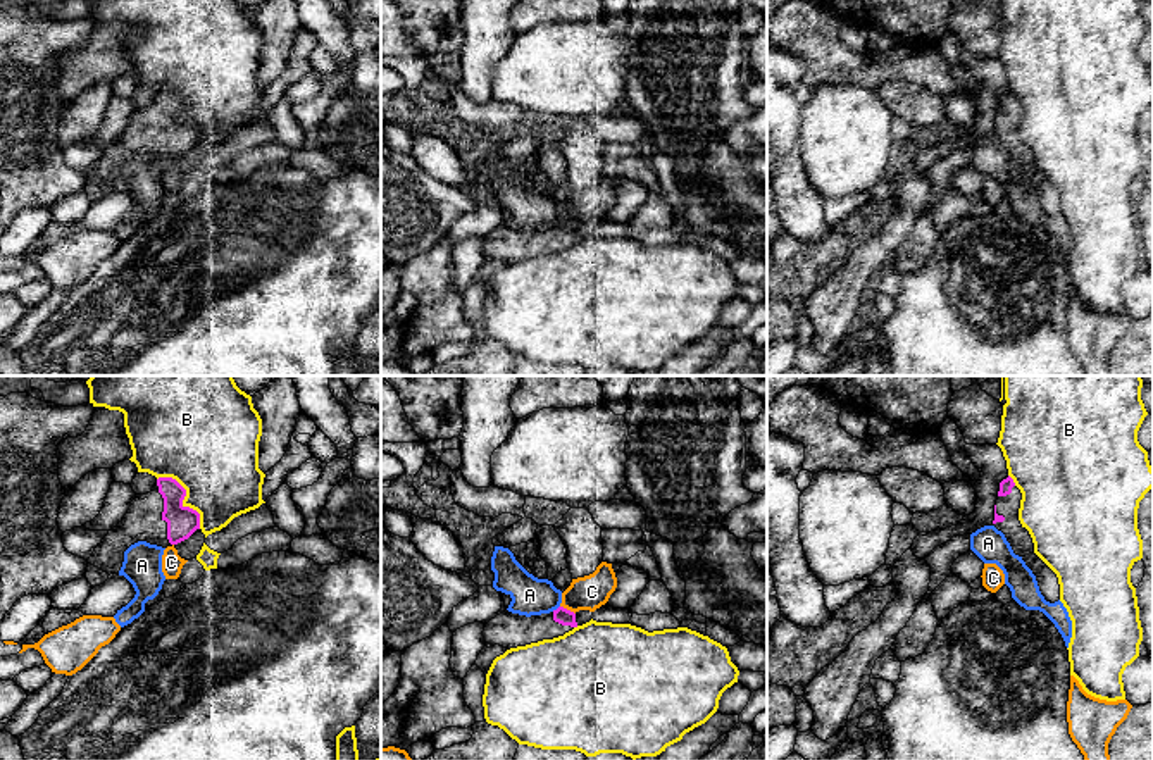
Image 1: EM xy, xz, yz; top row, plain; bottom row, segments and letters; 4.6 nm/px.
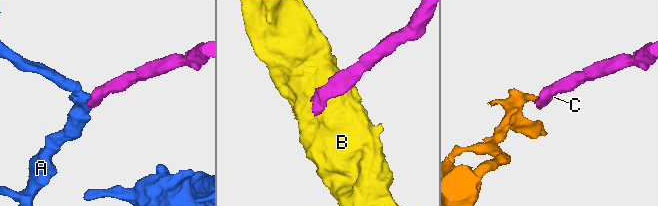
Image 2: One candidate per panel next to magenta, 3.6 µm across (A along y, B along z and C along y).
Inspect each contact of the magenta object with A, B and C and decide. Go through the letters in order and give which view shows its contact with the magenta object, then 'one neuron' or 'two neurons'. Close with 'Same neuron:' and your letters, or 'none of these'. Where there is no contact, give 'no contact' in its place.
A: contact in xz; two neurons
B: contact in xy; two neurons
C: contact in xz; two neurons
Same neuron: none of these

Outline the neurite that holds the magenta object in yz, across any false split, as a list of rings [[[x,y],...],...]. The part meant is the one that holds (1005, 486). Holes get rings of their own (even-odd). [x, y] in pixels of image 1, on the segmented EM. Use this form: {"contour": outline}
{"contour": [[[1008,476],[1000,483],[993,526],[1005,534],[1015,555],[1025,557],[1034,551],[1034,543],[1019,520],[1020,500],[1022,493]]]}

